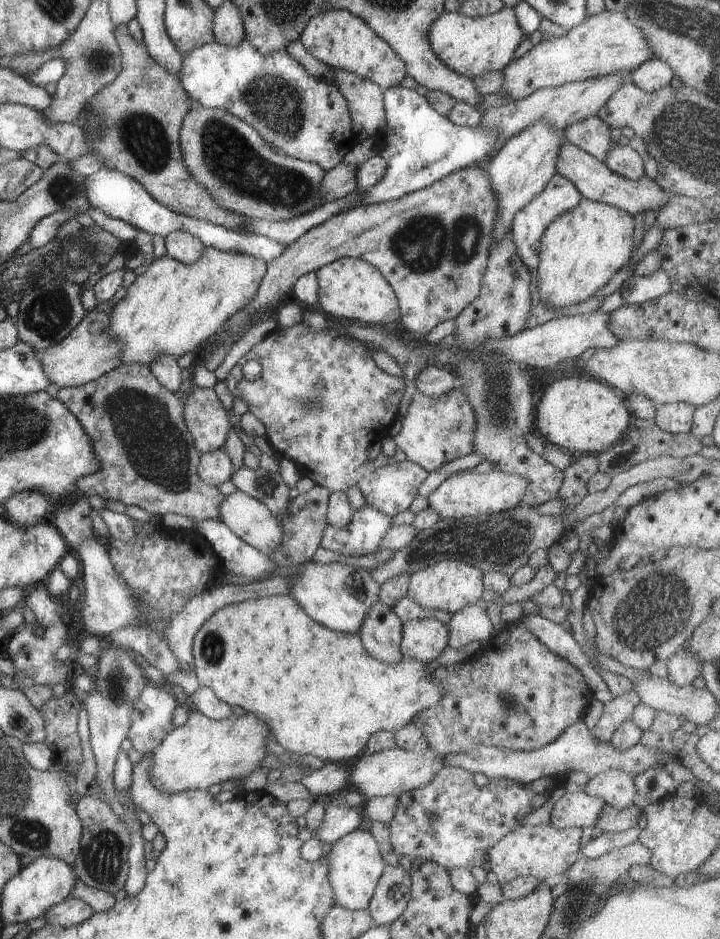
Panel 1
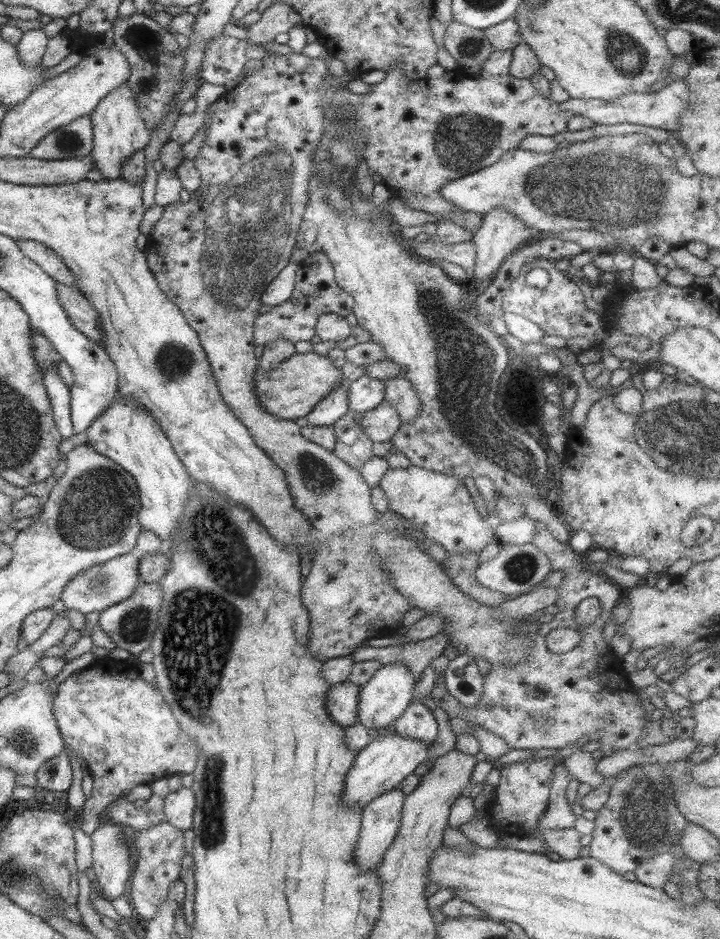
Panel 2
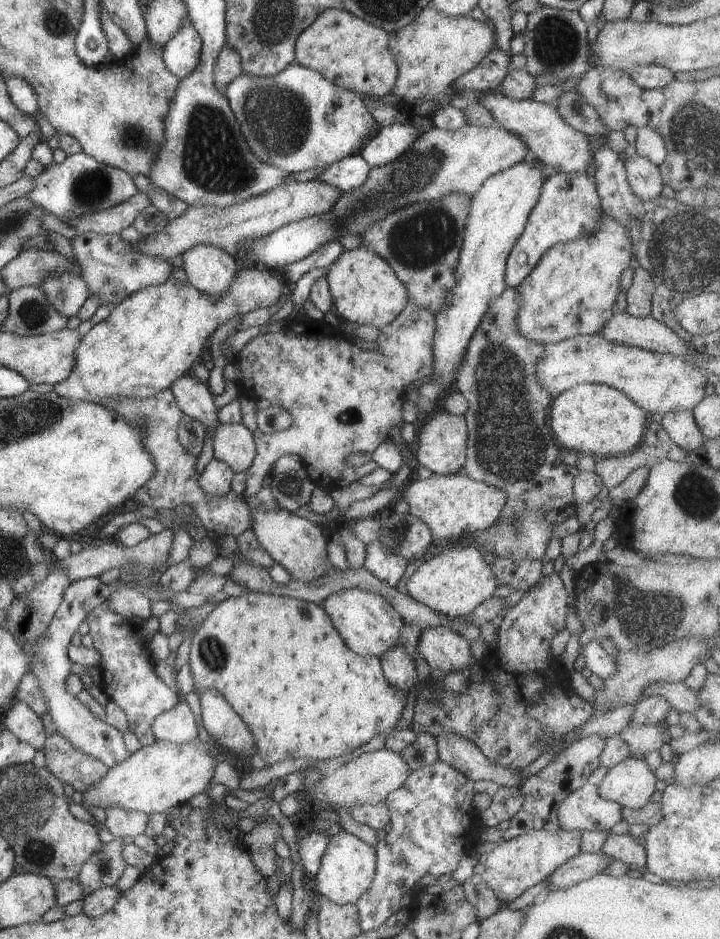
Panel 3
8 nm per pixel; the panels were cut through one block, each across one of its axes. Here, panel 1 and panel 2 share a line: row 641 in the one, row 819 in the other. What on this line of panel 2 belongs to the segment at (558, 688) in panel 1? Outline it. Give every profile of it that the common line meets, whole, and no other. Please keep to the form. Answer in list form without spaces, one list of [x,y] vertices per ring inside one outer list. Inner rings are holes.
[[[556,754],[541,759],[530,759],[522,763],[510,763],[502,767],[499,784],[494,789],[494,796],[485,805],[485,817],[501,835],[543,838],[548,851],[557,852],[564,860],[574,860],[582,856],[580,845],[582,834],[575,829],[542,830],[540,828],[540,819],[549,805],[552,768],[556,768],[562,762],[563,759]]]

